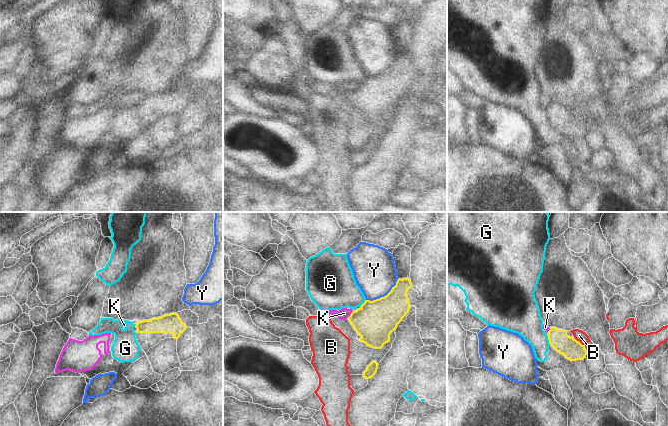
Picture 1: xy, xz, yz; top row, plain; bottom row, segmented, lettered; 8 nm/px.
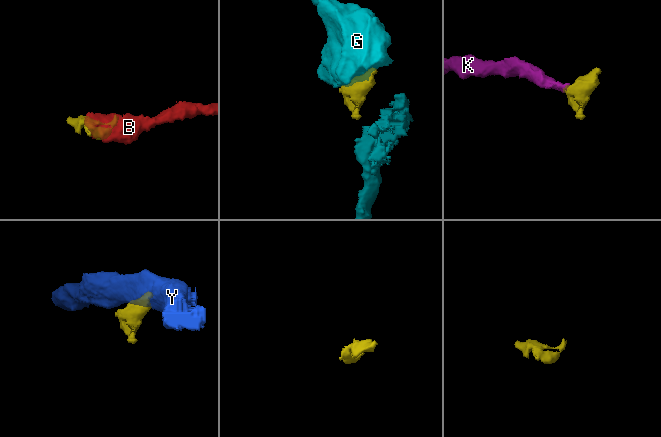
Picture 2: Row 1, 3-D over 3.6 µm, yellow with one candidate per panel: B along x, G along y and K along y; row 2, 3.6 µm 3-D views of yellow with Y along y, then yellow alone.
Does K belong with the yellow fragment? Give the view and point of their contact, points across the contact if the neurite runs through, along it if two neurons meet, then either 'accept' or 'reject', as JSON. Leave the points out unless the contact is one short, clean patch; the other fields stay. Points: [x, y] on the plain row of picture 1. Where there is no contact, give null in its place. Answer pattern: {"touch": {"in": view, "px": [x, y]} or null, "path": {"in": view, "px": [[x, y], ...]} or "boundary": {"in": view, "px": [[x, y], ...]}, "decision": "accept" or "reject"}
{"touch": {"in": "xz", "px": [351, 90]}, "path": {"in": "xz", "px": [[375, 96], [362, 96], [351, 90], [344, 89]]}, "decision": "accept"}

